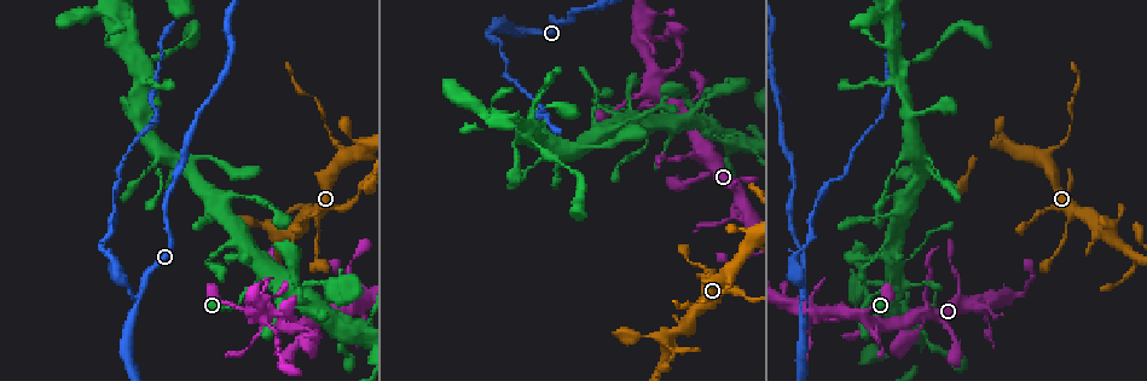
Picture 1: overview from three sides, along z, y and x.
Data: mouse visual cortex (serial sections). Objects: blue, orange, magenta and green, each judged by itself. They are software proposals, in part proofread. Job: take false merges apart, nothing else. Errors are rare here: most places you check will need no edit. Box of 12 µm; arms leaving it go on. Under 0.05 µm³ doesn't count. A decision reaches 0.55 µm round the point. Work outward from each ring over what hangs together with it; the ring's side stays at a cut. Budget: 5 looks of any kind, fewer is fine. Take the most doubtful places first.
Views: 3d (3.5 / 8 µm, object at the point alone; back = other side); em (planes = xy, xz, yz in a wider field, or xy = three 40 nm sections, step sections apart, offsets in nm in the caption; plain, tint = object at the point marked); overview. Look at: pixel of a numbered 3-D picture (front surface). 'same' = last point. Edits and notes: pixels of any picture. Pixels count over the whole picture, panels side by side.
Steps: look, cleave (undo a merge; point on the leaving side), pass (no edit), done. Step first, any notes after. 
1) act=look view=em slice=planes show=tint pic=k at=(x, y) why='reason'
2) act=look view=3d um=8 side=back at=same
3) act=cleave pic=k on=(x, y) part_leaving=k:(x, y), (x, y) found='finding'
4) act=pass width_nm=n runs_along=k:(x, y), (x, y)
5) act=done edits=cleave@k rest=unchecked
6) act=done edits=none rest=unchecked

act=look view=3d um=3.5 pic=1 at=(262, 276) why='sharp bend'

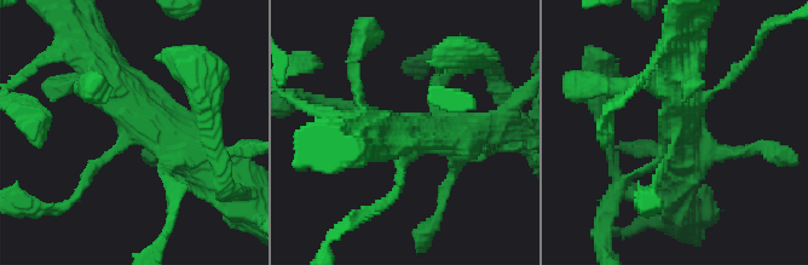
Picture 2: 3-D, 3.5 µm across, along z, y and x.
act=look view=em slice=xy step=3 show=tint pic=2 at=(129, 131) arms=4 arm_widths_nm=150,150,500,500

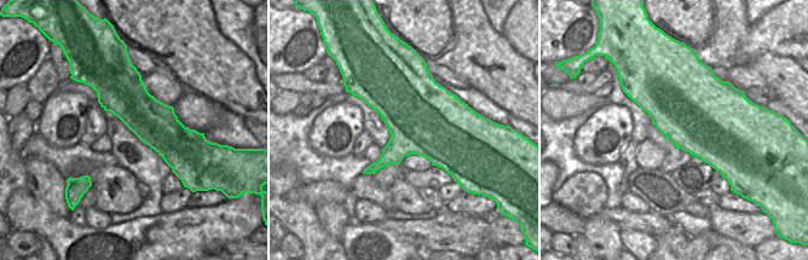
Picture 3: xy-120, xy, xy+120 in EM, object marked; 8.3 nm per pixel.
act=look view=em slice=planes show=tint at=same why='another direction'

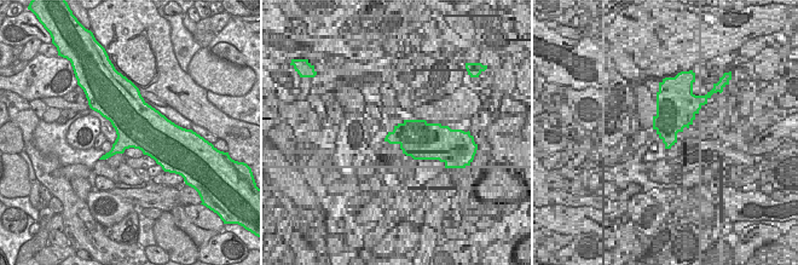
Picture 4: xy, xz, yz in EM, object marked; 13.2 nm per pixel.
act=pass found='all the same cell'

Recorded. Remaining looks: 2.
act=look view=3d um=3.5 side=back pic=1 at=(1043, 156)

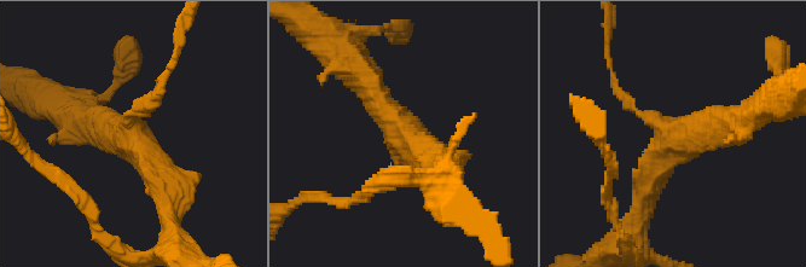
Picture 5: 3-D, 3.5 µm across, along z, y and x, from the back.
act=look view=em slice=xy step=2 show=tint pic=5 at=(132, 137) arms=3 arm_widths_nm=150,350,400 why='now the EM'

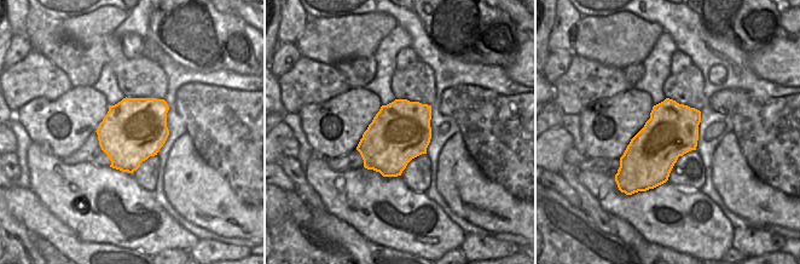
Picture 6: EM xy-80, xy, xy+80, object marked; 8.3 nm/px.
act=cleave pic=5 on=(160, 86) part_leaving=5:(140, 110), (155, 98), (180, 32) found='two cells meet here'

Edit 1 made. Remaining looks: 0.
act=done edits=cleave@5 rest=unchecked

